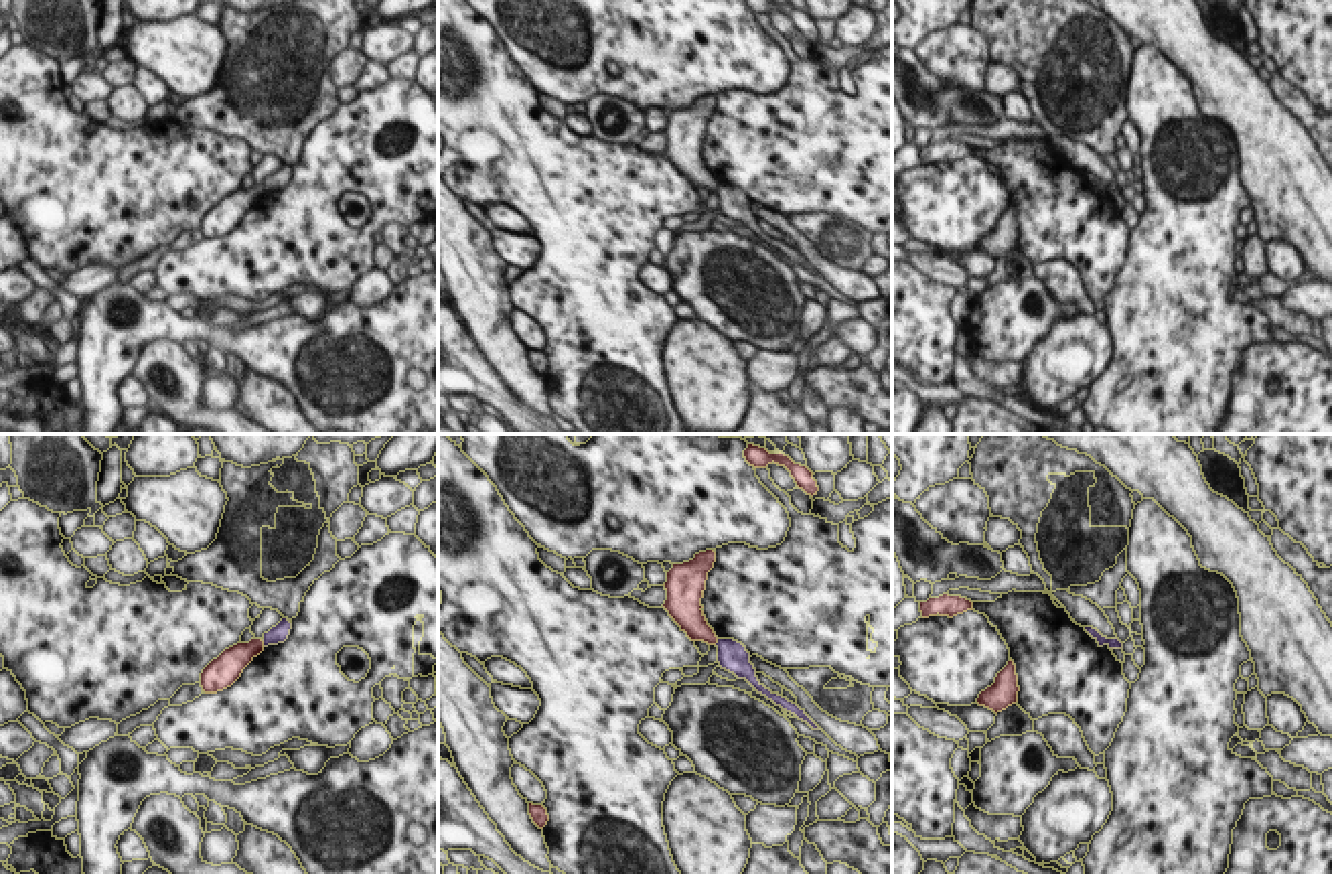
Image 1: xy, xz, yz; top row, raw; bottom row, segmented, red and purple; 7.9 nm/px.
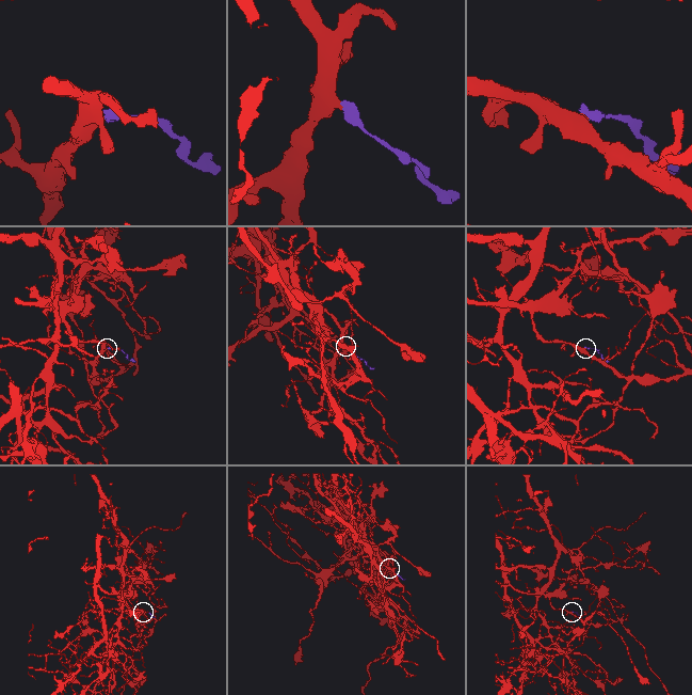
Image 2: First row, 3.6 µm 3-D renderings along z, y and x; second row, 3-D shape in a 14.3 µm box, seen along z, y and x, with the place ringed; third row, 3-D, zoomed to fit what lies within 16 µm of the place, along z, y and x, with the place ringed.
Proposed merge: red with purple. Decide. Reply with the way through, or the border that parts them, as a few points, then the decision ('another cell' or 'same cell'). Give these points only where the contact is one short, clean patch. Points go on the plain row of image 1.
along xy (260, 185), (264, 191) | another cell

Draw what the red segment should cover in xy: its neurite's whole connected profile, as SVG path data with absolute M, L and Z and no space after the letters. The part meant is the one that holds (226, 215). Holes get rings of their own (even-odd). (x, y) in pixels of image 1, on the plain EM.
M262 185L237 189L213 205L201 219L201 233L205 239L217 239L231 233L243 215L264 197Z

